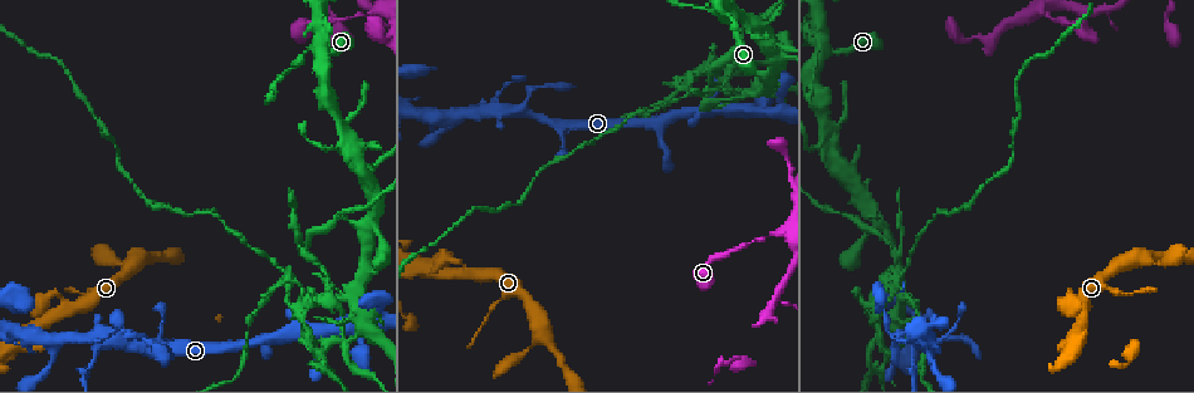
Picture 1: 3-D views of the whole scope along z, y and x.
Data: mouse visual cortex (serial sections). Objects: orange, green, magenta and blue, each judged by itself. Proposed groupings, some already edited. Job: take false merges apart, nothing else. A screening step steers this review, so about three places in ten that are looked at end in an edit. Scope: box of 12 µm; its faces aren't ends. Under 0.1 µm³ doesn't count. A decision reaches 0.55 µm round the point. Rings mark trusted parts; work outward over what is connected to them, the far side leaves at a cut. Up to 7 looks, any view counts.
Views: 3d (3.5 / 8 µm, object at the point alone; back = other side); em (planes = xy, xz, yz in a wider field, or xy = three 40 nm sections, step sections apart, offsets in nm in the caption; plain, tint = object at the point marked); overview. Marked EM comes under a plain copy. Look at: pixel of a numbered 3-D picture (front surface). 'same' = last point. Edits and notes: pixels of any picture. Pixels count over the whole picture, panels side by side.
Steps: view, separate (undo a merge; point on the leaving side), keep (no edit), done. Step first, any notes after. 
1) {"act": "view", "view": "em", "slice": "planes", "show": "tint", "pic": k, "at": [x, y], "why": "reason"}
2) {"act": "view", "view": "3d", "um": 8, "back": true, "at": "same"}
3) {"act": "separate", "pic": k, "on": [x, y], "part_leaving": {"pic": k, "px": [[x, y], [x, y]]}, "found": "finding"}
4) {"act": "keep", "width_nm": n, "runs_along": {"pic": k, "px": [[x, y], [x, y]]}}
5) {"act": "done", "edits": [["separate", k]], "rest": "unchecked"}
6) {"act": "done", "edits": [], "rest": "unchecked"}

{"act": "view", "view": "3d", "um": 8, "pic": 1, "at": [1042, 10], "why": "sudden change in width"}

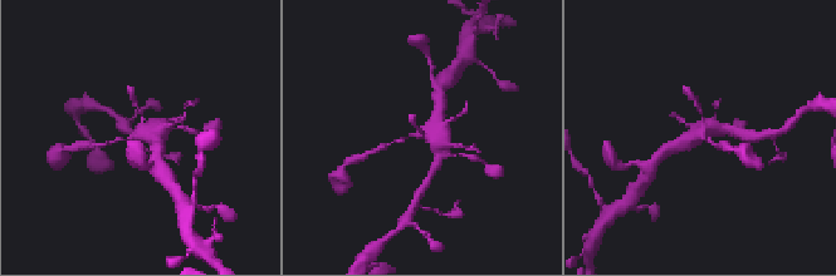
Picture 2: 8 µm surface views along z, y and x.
{"act": "view", "view": "3d", "um": 3.5, "pic": 2, "at": [419, 133], "why": "closer look"}

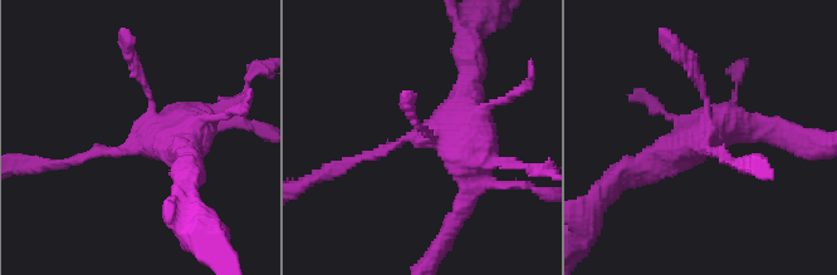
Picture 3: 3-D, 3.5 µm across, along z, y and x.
{"act": "keep", "runs_along": {"pic": 3, "px": [[346, 166], [454, 123], [469, 86]]}, "found": "all the same cell"}

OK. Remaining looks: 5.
{"act": "view", "view": "3d", "um": 3.5, "pic": 1, "at": [778, 298], "why": "three-way junction"}

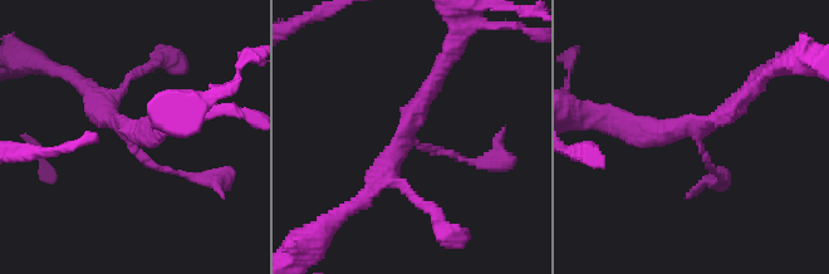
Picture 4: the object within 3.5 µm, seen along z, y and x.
{"act": "view", "view": "em", "slice": "xy", "step": 2, "show": "tint", "pic": 4, "at": [410, 137], "arms": 3, "arm_widths_nm": [100, 250, 250], "why": "now the EM"}

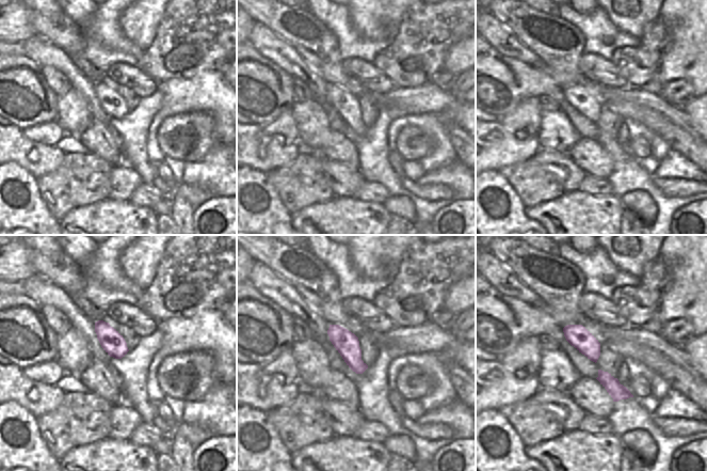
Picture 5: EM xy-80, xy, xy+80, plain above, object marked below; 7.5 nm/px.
{"act": "keep", "width_nm": 180, "runs_along": {"pic": 4, "px": [[626, 127], [691, 127], [720, 176]]}, "found": "one cell here"}

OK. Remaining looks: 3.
{"act": "view", "view": "3d", "um": 8, "pic": 1, "at": [322, 53], "why": "looks like a crossing"}

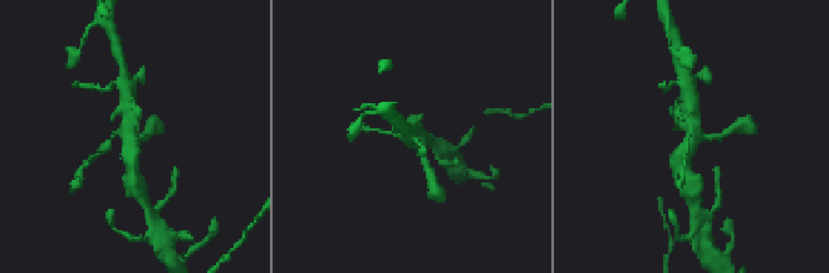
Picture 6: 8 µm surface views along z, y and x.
{"act": "view", "view": "em", "slice": "planes", "show": "tint", "pic": 6, "at": [697, 137], "why": "now the EM"}

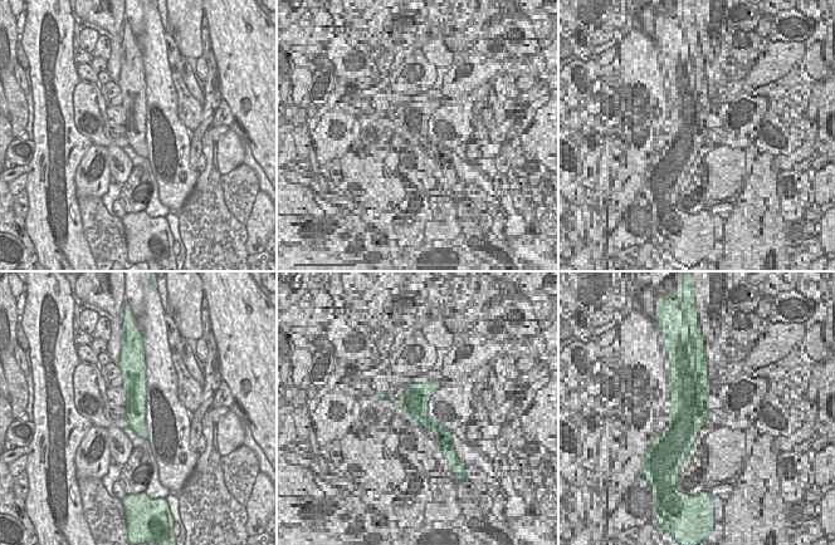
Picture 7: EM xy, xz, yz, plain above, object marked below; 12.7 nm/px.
{"act": "keep", "runs_along": {"pic": 7, "px": [[132, 372], [136, 422], [145, 435]]}, "found": "all the same cell"}

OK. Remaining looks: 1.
{"act": "done", "edits": [], "rest": "unchecked"}

